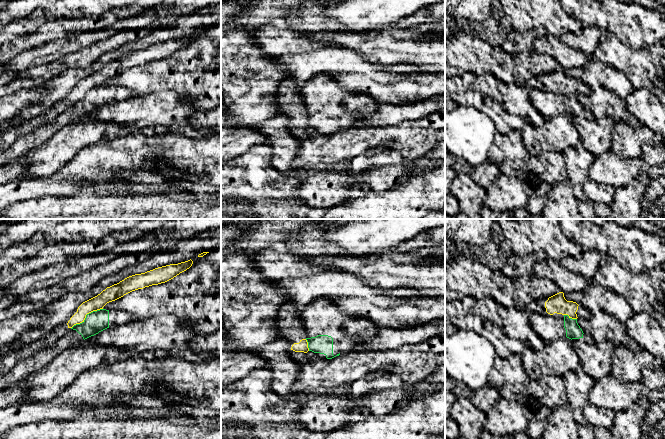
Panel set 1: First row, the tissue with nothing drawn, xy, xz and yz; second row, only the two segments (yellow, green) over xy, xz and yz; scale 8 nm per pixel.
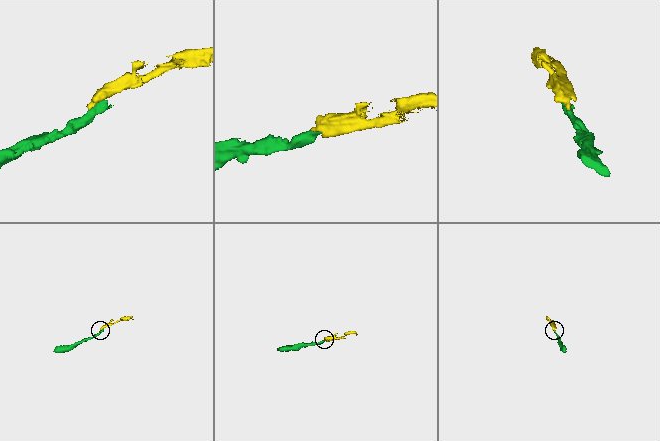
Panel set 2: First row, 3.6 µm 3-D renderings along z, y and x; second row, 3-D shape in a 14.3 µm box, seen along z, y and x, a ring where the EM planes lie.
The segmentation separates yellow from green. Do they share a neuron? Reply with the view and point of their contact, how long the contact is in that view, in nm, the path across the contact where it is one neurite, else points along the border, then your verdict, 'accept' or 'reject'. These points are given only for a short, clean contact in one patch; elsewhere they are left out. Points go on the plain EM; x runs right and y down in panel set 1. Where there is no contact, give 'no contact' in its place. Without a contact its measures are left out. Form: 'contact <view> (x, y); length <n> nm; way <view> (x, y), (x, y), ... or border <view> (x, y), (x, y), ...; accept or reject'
contact xy (85, 92); length 300 nm; border xy (102, 84), (89, 88), (81, 98), (76, 99), (71, 104); reject

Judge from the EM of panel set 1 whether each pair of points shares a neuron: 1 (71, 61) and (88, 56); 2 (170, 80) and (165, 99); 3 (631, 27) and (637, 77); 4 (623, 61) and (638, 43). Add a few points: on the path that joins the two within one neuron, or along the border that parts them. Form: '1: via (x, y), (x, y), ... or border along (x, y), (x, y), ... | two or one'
1: via (75, 60), (84, 57) | one
2: border along (145, 94), (175, 91), (182, 96), (190, 98) | two
3: border along (615, 36), (633, 49), (647, 48) | two
4: border along (614, 35), (633, 49), (645, 47) | two

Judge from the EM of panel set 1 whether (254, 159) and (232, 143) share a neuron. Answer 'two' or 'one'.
two

